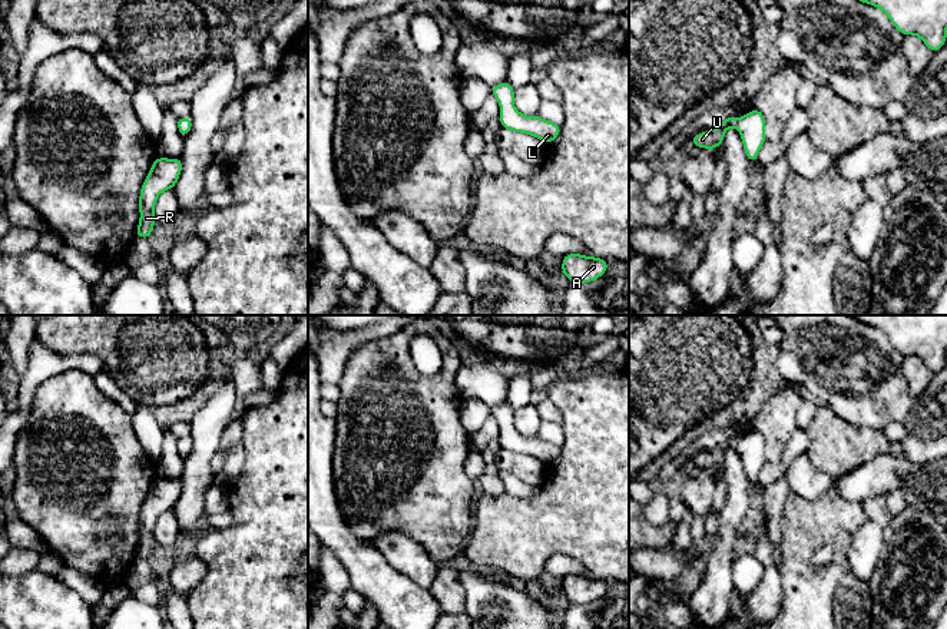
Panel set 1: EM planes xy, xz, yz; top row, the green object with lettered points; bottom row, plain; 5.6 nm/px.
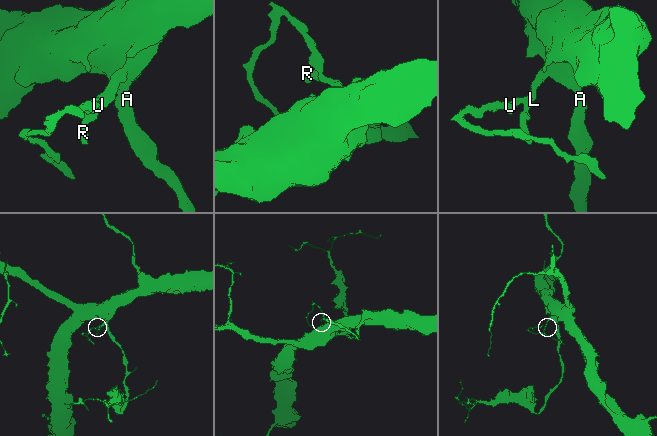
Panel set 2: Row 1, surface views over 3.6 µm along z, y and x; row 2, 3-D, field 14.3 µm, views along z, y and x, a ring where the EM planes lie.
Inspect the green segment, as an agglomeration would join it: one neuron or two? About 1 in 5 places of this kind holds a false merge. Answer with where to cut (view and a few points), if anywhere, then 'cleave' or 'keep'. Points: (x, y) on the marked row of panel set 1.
no cut; keep

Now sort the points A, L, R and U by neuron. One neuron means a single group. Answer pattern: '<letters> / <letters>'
A L R U

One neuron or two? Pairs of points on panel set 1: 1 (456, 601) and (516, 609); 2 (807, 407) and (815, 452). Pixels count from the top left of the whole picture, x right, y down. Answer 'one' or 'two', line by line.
1: two
2: two

